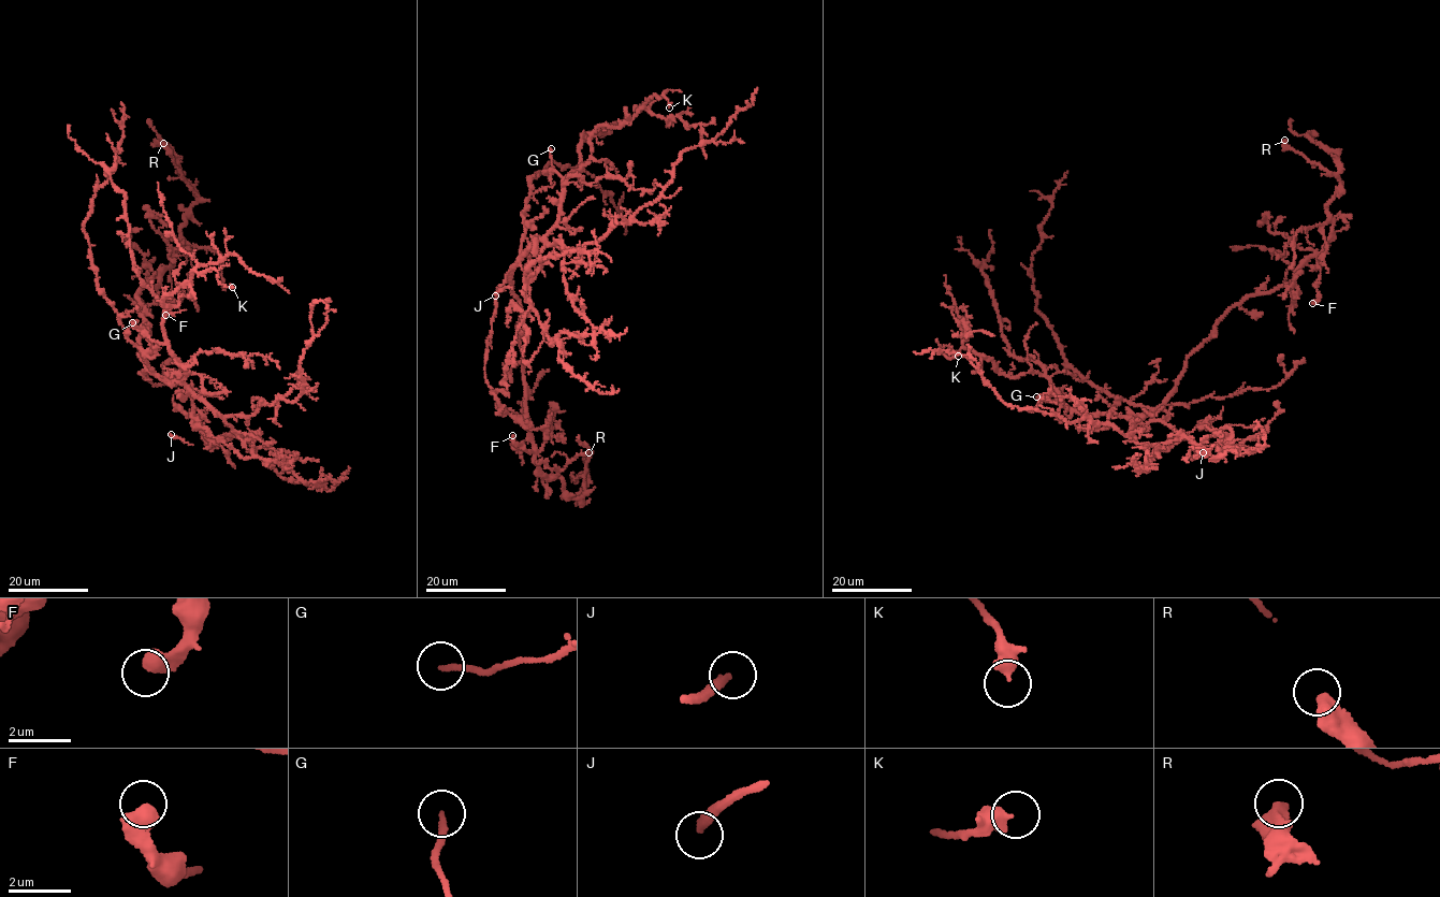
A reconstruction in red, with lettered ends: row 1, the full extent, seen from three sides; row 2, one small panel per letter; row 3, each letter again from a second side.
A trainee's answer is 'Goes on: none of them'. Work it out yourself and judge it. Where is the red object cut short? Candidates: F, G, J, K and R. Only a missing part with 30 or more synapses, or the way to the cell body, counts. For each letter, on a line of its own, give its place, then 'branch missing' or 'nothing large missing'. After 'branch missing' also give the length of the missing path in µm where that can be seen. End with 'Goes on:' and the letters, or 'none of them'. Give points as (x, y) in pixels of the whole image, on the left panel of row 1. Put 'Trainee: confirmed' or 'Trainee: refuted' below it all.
F: at (165, 315); nothing large missing
G: at (132, 322); nothing large missing
J: at (171, 434); branch missing; about 60 µm are missing
K: at (232, 287); nothing large missing
R: at (163, 143); nothing large missing
Goes on: J
Trainee: refuted

